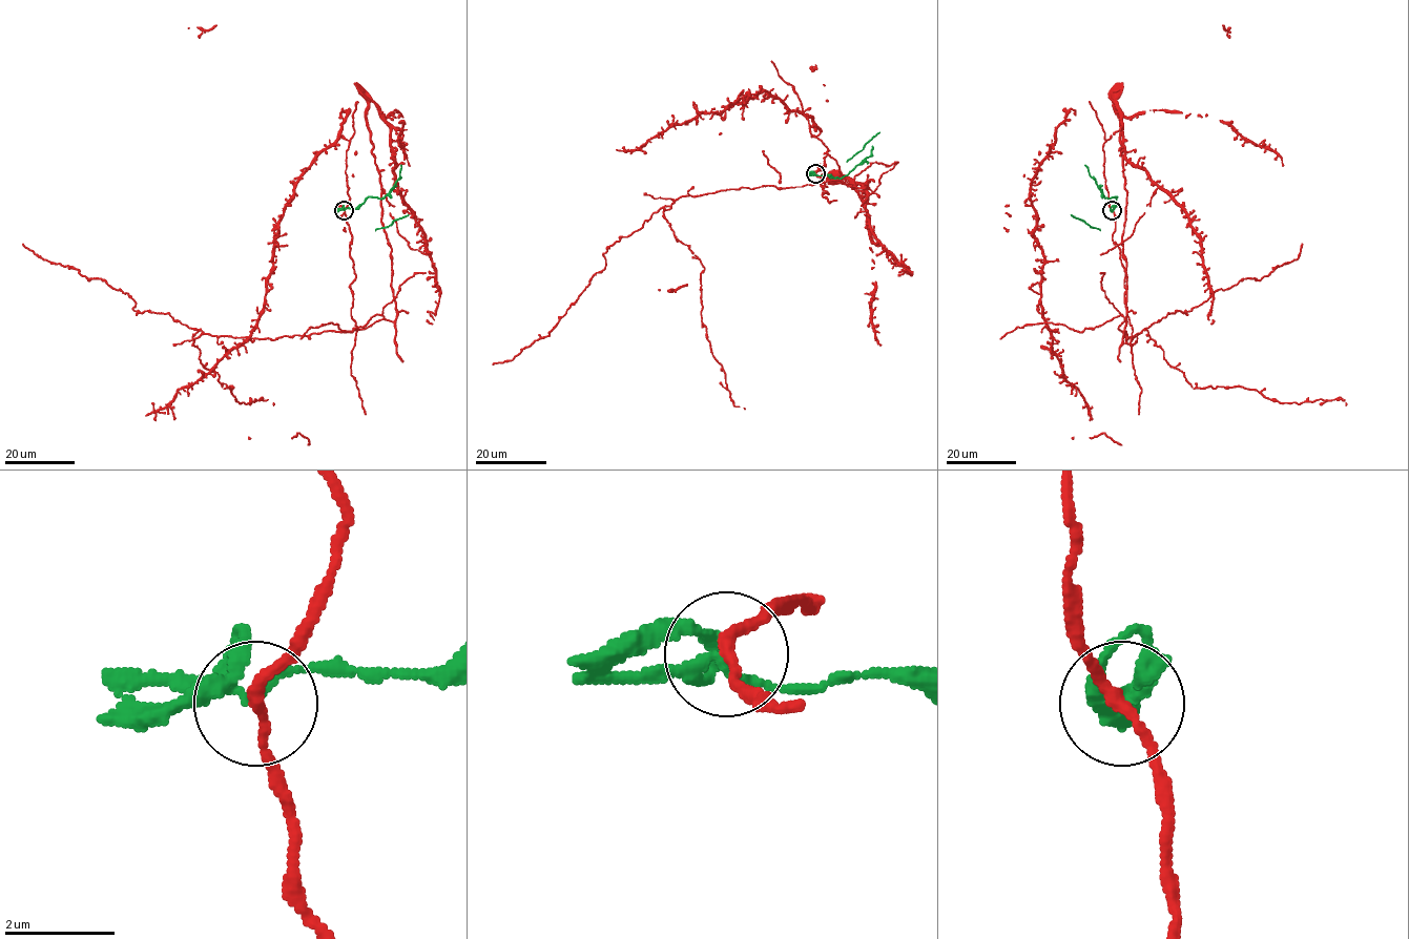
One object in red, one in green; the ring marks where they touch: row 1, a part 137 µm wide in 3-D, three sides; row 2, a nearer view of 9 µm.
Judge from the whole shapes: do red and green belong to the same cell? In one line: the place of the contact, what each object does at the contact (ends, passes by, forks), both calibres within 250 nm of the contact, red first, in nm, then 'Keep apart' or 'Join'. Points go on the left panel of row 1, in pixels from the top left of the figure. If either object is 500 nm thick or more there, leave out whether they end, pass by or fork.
Place: (344, 210). At the ring red passes by. At the ring green forks. Thickness 200 nm (red) against 160 nm. Keep apart

